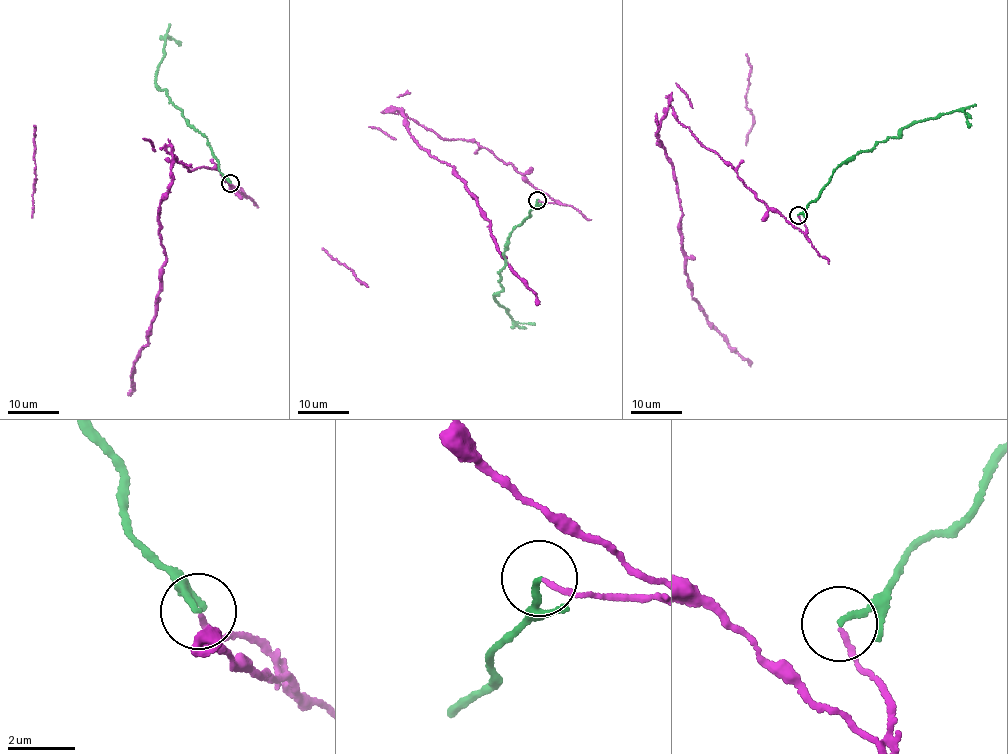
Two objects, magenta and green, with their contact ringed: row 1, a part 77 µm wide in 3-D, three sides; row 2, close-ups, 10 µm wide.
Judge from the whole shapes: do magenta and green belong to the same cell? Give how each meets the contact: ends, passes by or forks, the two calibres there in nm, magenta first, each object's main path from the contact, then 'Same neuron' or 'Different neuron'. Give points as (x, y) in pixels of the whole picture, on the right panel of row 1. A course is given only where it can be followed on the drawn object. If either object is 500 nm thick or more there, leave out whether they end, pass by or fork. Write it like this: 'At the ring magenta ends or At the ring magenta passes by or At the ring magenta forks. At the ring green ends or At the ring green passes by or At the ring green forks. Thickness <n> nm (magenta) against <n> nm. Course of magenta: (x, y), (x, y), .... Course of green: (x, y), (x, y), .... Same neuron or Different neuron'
At the ring magenta ends. At the ring green ends. Thickness 150 nm (magenta) against 180 nm. Course of magenta: (797, 216), (804, 232), (678, 120), (669, 99), (657, 134), (672, 166), (688, 287), (708, 324), (750, 364). Course of green: (797, 214), (817, 198), (837, 166), (872, 150), (879, 142), (899, 136), (905, 127), (961, 110), (971, 125). Different neuron

